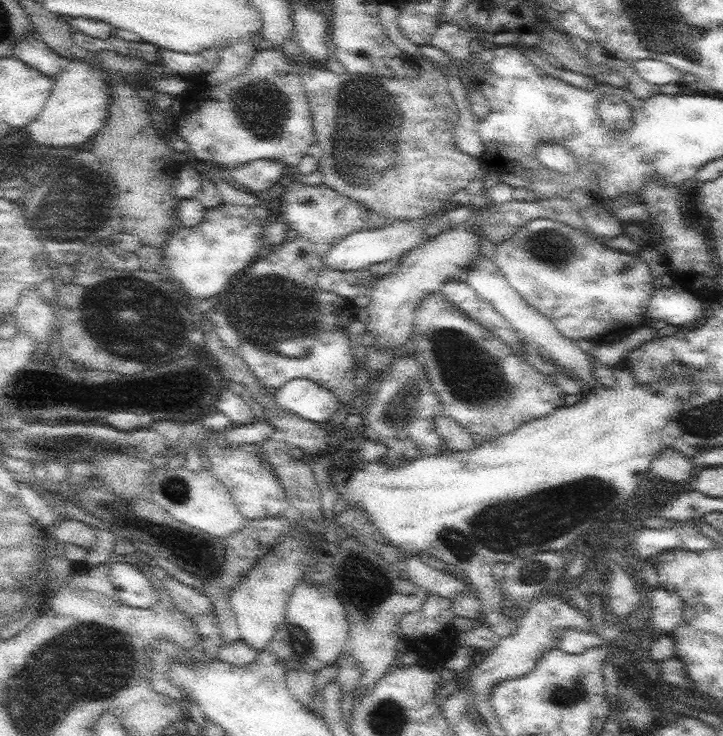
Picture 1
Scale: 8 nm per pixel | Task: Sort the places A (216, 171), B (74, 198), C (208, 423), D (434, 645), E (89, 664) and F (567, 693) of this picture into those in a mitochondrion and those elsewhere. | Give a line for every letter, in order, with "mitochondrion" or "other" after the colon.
A: other
B: mitochondrion
C: other
D: other
E: mitochondrion
F: mitochondrion

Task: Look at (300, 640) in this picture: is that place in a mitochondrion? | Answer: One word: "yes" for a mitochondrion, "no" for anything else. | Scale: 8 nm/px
yes

